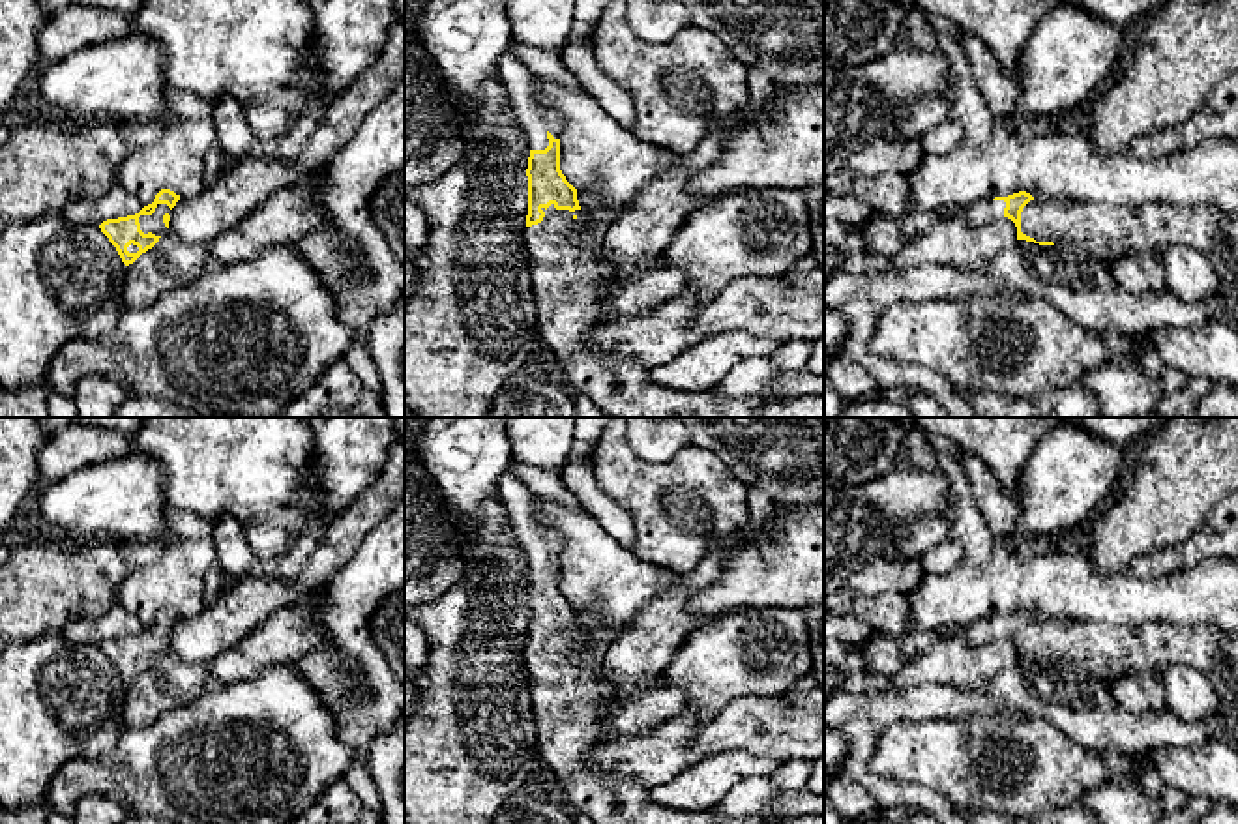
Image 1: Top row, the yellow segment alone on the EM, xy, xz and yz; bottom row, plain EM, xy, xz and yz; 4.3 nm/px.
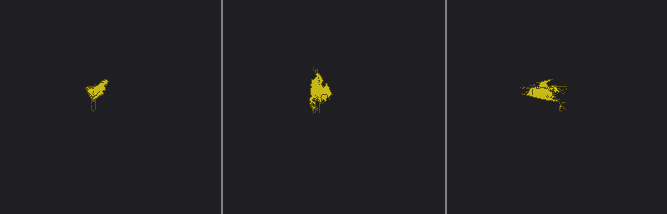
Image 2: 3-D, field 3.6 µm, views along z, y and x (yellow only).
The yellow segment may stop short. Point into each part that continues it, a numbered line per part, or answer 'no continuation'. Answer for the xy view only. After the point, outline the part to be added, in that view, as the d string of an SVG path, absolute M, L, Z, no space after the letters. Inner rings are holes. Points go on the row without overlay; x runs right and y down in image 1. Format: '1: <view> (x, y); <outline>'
1: xy (152, 643); M157 624L157 627L155 627L155 631L152 635L140 635L139 637L140 650L144 654L152 652L155 655L169 654L165 642L163 642L165 633L170 635L170 627L167 624Z

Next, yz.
1: yz (986, 632); M989 618L970 624L966 627L953 627L953 625L940 627L935 629L935 633L938 635L938 640L961 639L970 646L983 646L1000 640L1004 637L1004 627L1006 627L1004 620Z
2: yz (1107, 652); M1034 618L1021 631L1021 652L1036 661L1077 665L1107 685L1124 674L1135 670L1156 672L1163 665L1189 665L1208 674L1221 657L1225 637L1227 633L1212 624L1178 625L1169 622L1146 622L1129 627Z

